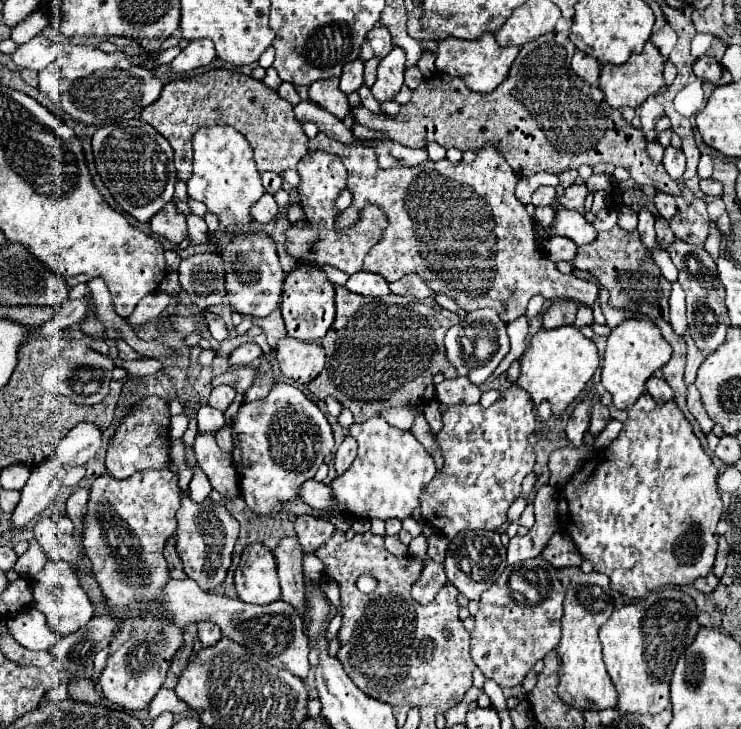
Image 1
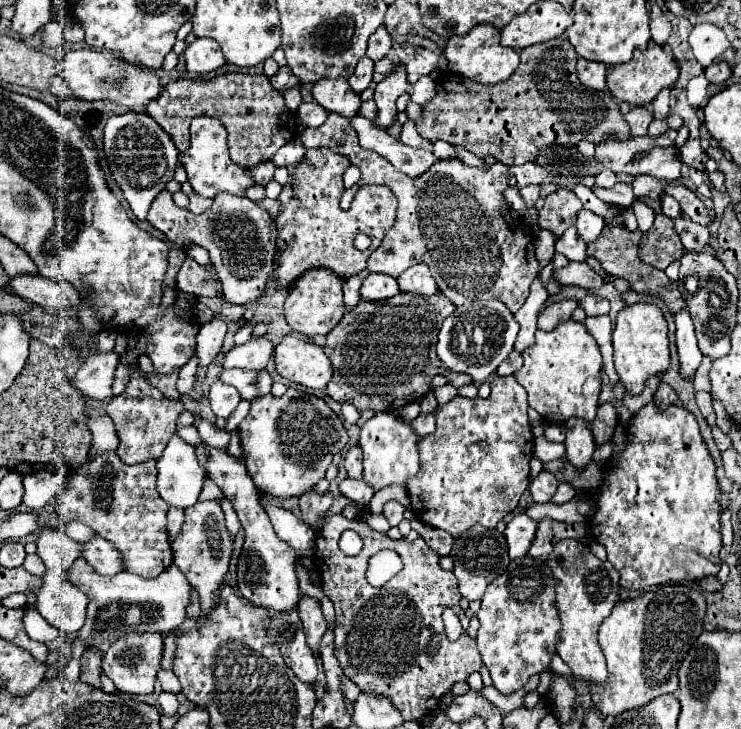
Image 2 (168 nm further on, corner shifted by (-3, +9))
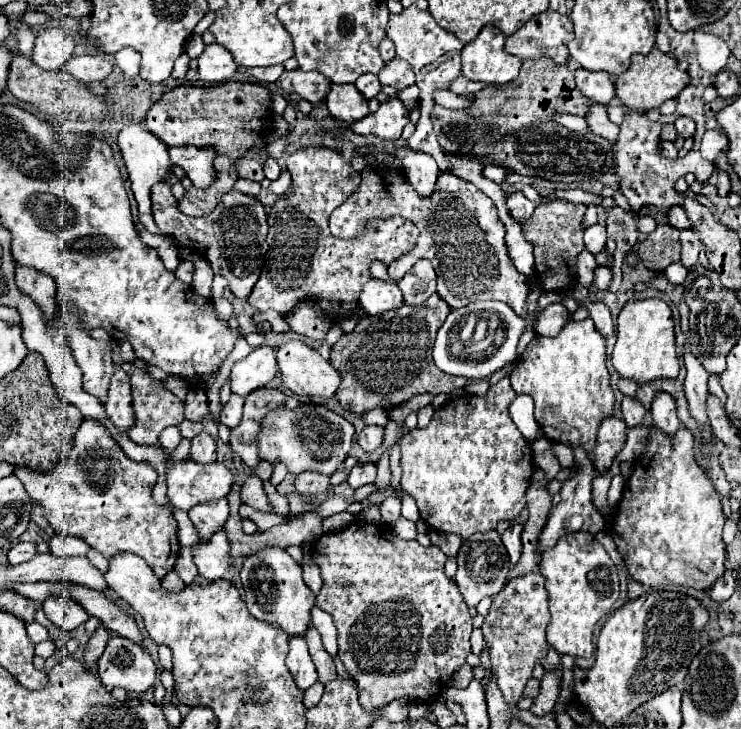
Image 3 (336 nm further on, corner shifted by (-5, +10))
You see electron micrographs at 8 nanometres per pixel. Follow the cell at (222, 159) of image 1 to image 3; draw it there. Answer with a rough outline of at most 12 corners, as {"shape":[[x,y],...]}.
{"shape":[[167,148],[171,164],[183,168],[193,186],[215,180],[215,150]]}

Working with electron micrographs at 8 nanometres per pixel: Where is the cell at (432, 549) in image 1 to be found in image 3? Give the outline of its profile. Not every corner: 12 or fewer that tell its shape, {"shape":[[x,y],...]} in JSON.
{"shape":[[431,532],[431,542],[455,558],[461,536]]}

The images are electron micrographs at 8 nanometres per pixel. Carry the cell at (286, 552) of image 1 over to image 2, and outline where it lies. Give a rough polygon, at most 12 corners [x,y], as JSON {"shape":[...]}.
{"shape":[[301,595],[297,611],[307,643],[319,659],[317,641],[327,629],[321,603]]}

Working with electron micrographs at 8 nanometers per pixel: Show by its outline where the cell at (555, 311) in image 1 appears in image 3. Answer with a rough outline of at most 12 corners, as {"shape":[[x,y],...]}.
{"shape":[[549,304],[535,322],[539,336],[555,336],[567,324],[567,308]]}

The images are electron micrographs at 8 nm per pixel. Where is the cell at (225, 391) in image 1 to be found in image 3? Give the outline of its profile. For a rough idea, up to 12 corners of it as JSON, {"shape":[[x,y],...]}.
{"shape":[[231,394],[221,410],[221,424],[235,428],[241,422],[243,398]]}

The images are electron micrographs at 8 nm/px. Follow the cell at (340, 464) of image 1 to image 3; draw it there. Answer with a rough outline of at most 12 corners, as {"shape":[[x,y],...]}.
{"shape":[[357,464],[347,482],[361,488],[375,482],[375,464]]}

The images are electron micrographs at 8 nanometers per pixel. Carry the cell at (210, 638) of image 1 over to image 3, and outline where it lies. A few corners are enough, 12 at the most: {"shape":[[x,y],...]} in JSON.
{"shape":[[227,498],[199,504],[189,518],[203,538],[211,538],[229,518]]}

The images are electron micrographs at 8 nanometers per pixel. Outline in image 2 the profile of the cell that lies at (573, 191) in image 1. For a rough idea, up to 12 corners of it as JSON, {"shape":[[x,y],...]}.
{"shape":[[561,187],[545,197],[539,227],[559,237],[583,203]]}

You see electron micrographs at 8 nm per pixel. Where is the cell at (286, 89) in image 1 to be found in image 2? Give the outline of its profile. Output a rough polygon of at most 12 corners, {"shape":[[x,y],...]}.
{"shape":[[287,89],[283,93],[287,109],[295,113],[301,103],[299,89]]}

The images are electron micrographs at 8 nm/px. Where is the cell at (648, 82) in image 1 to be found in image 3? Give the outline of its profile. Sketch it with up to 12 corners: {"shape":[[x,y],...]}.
{"shape":[[653,48],[615,80],[631,110],[653,110],[691,82],[677,60]]}

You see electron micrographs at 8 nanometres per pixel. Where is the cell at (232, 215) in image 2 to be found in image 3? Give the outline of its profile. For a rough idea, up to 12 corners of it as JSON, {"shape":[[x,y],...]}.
{"shape":[[167,182],[151,188],[153,218],[227,278],[237,298],[259,280],[267,214],[231,190],[189,218]]}

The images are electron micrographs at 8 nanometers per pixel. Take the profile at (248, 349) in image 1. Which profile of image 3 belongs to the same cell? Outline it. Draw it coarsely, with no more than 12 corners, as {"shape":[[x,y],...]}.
{"shape":[[255,348],[231,368],[231,390],[247,396],[279,372],[275,350]]}

